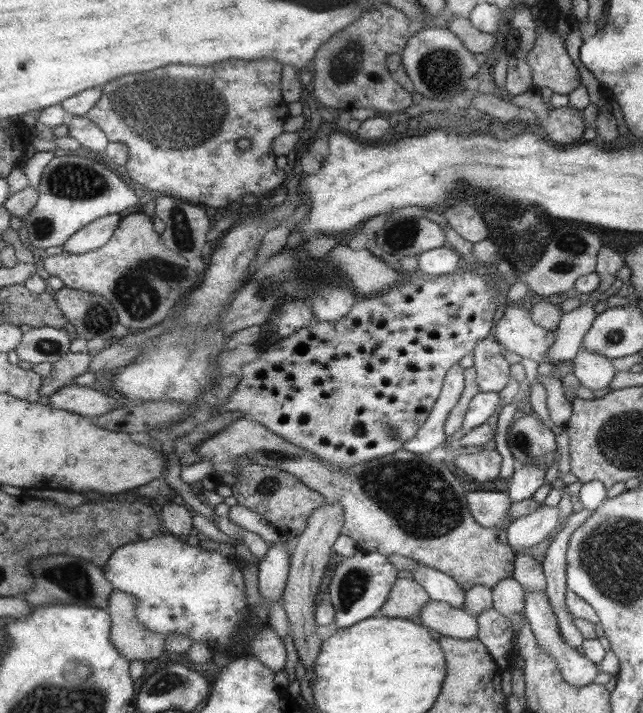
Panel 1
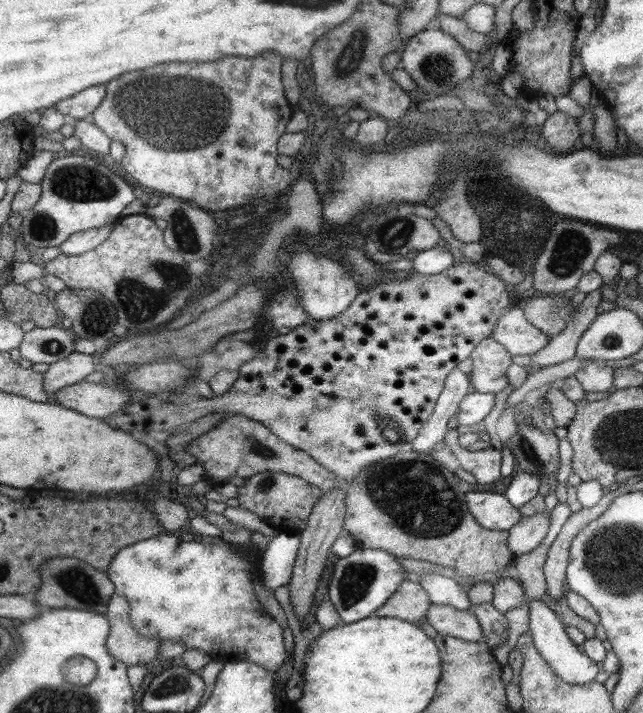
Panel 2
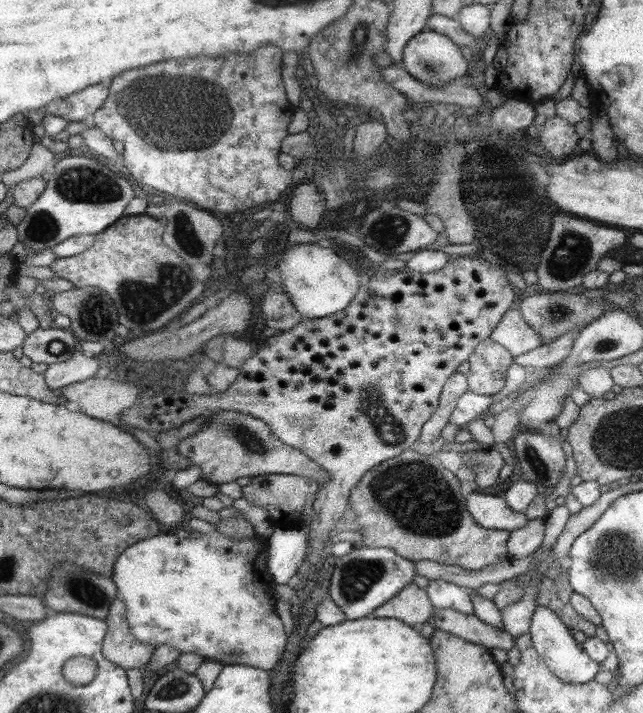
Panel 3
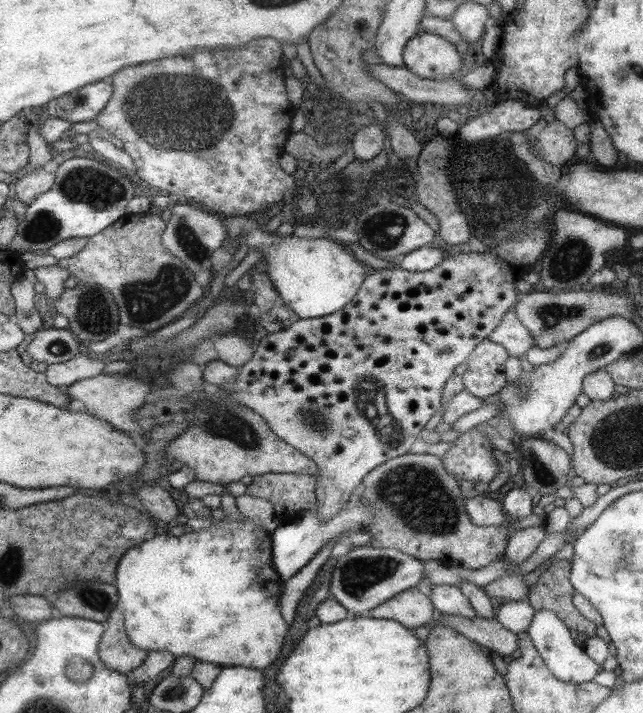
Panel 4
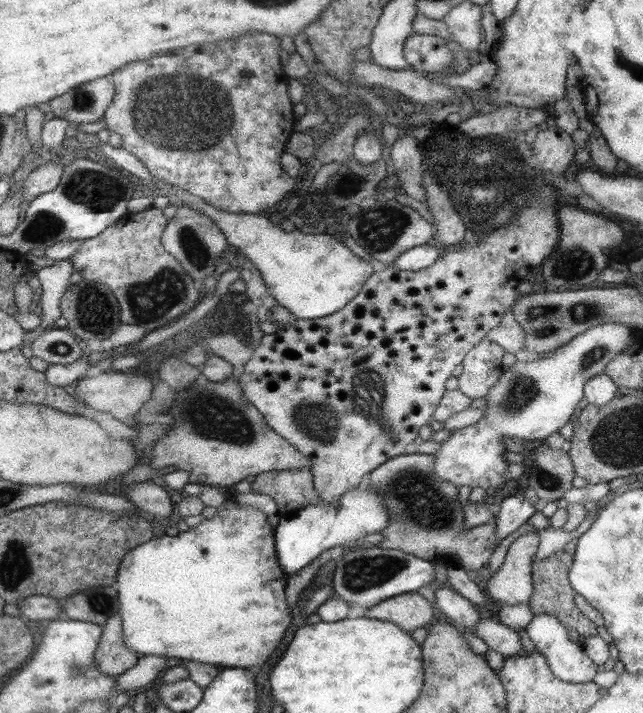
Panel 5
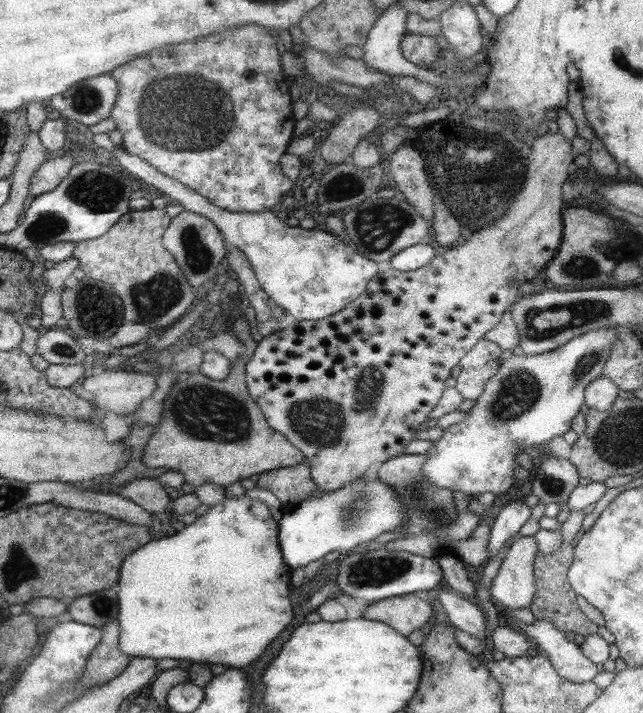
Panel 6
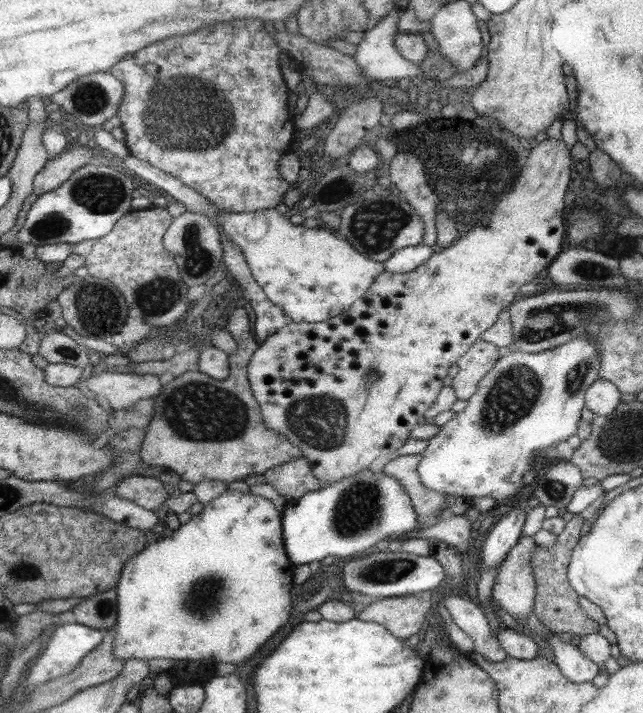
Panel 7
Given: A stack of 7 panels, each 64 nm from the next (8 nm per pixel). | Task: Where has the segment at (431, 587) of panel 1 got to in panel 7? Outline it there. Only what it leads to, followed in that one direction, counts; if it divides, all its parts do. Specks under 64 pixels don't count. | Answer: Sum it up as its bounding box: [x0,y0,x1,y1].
[443,593,508,662]

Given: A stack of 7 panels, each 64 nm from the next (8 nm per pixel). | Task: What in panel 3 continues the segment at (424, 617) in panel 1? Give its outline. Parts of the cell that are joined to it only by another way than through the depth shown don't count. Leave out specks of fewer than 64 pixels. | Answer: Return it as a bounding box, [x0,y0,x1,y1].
[429,608,515,651]

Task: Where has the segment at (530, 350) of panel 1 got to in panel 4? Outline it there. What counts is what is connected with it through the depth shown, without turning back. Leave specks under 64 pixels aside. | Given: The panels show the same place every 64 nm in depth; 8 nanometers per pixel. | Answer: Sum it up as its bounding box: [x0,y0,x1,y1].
[487,311,535,358]

